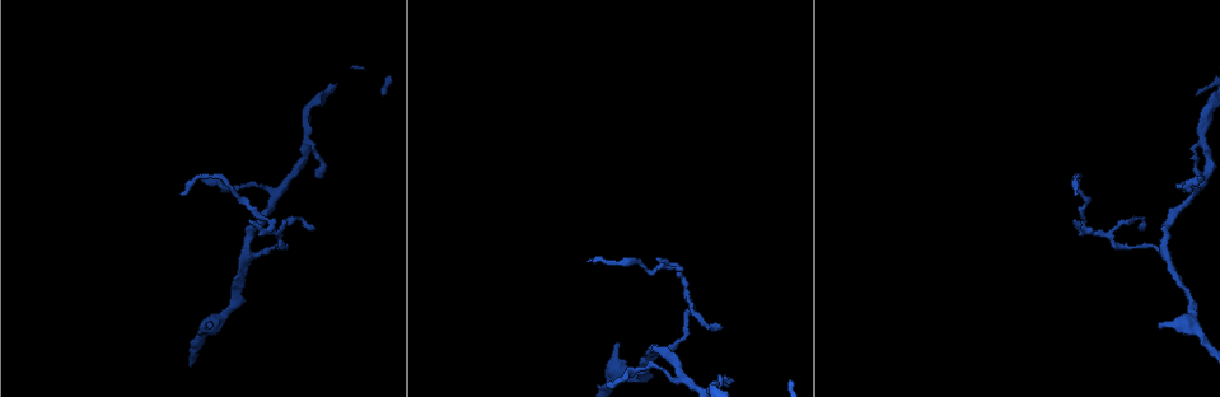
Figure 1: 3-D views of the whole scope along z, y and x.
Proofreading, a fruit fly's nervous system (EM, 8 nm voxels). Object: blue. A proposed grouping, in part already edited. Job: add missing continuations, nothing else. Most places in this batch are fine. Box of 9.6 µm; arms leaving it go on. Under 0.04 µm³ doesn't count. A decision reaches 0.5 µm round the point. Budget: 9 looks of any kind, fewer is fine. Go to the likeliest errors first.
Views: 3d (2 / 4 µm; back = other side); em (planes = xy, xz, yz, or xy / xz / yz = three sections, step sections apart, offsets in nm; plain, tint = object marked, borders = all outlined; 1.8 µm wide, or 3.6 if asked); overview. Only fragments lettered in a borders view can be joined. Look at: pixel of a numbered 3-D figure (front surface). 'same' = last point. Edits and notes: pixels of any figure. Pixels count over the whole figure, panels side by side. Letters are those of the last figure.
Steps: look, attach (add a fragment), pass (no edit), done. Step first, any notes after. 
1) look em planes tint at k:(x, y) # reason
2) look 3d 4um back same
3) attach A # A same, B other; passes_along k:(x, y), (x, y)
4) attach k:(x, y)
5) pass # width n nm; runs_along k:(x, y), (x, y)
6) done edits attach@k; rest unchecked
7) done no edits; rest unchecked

look em 3.6um xy step 8 borders at 1:(618, 345) # tapers out

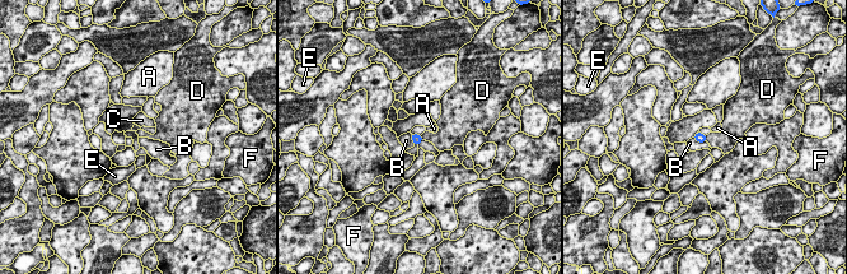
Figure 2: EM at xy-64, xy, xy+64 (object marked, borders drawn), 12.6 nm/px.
pass # longest_contact B 170 nm; A other, B other, C other, D other, E other, F other; border 2:(693, 138), (705, 142); none of them fits

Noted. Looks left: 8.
look em xz step 8 tint at 1:(721, 328) # thin end

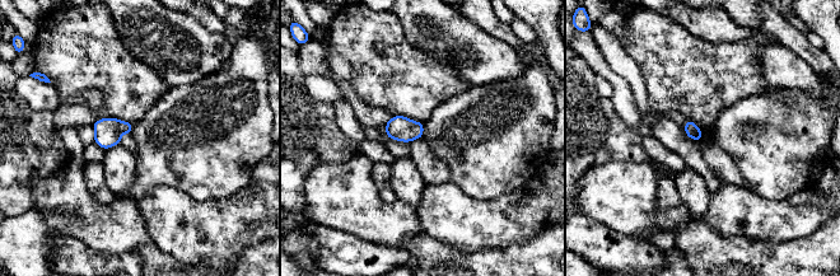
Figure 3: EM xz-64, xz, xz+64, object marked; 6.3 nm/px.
look em planes borders same

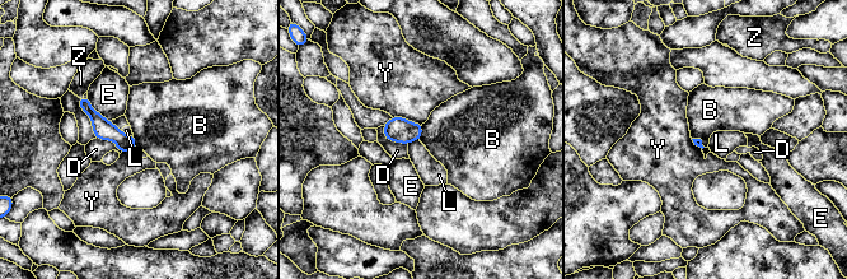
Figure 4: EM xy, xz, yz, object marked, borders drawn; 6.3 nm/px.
pass # B other, D other, E other, L other, Y other, Z other; border 4:(422, 125), (420, 140); no lettered fragment goes on from it

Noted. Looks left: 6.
look 3d 4um at 1:(1204, 177) # thin end

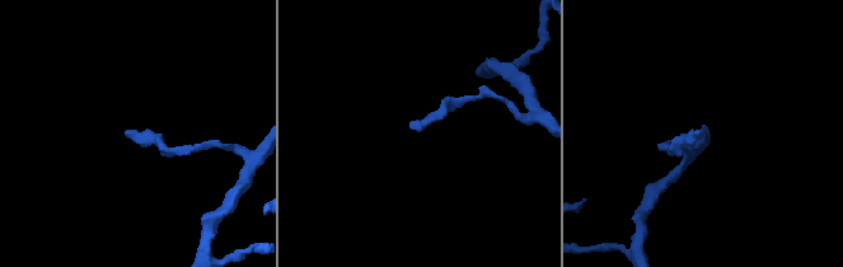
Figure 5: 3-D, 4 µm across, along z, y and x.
look em yz step 16 borders at 5:(129, 131) # now the EM

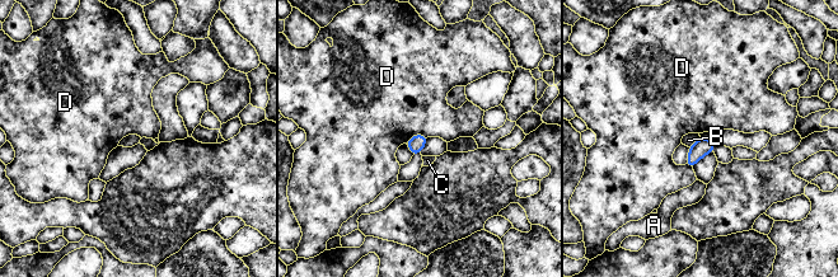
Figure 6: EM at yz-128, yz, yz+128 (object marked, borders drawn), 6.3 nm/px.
pass # A other, B other, C other, D other; border 6:(426, 136), (413, 135), (406, 144); none of them fits

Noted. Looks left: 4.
look em xz step 8 tint at 1:(1165, 257) # three-way junction

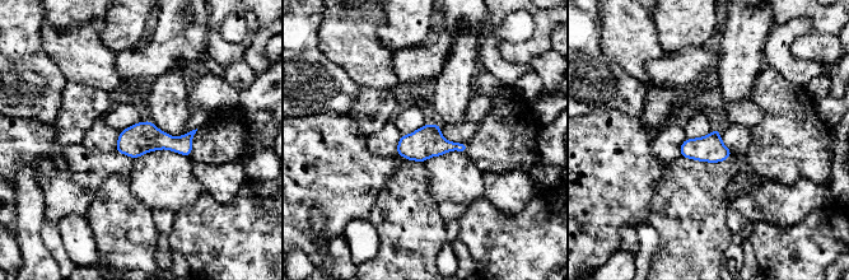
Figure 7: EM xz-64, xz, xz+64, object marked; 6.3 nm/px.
look em planes tint same # another direction

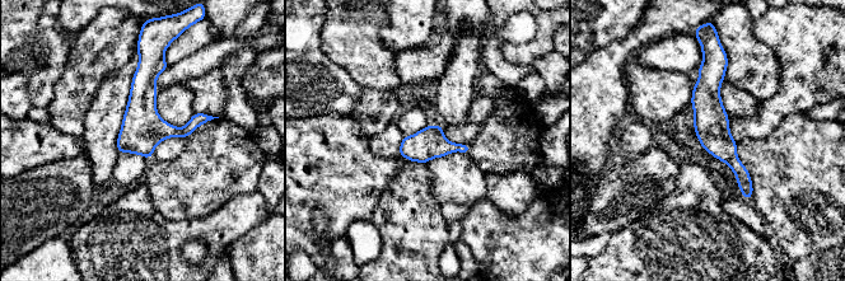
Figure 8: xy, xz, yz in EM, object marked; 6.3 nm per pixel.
look em planes borders same # see the neighbours

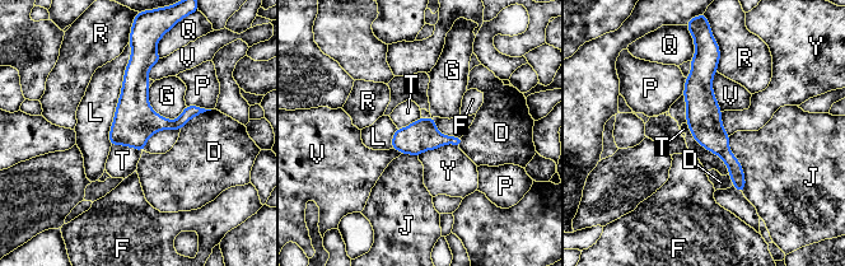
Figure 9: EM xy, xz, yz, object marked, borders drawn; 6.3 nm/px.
pass # width 200 nm; D other, F other, G other, J other, L other, P other, Q other, R other, T other, V other, Y other; border 9:(686, 122), (729, 172); none of them fits

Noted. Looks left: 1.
done no edits; rest unchecked

